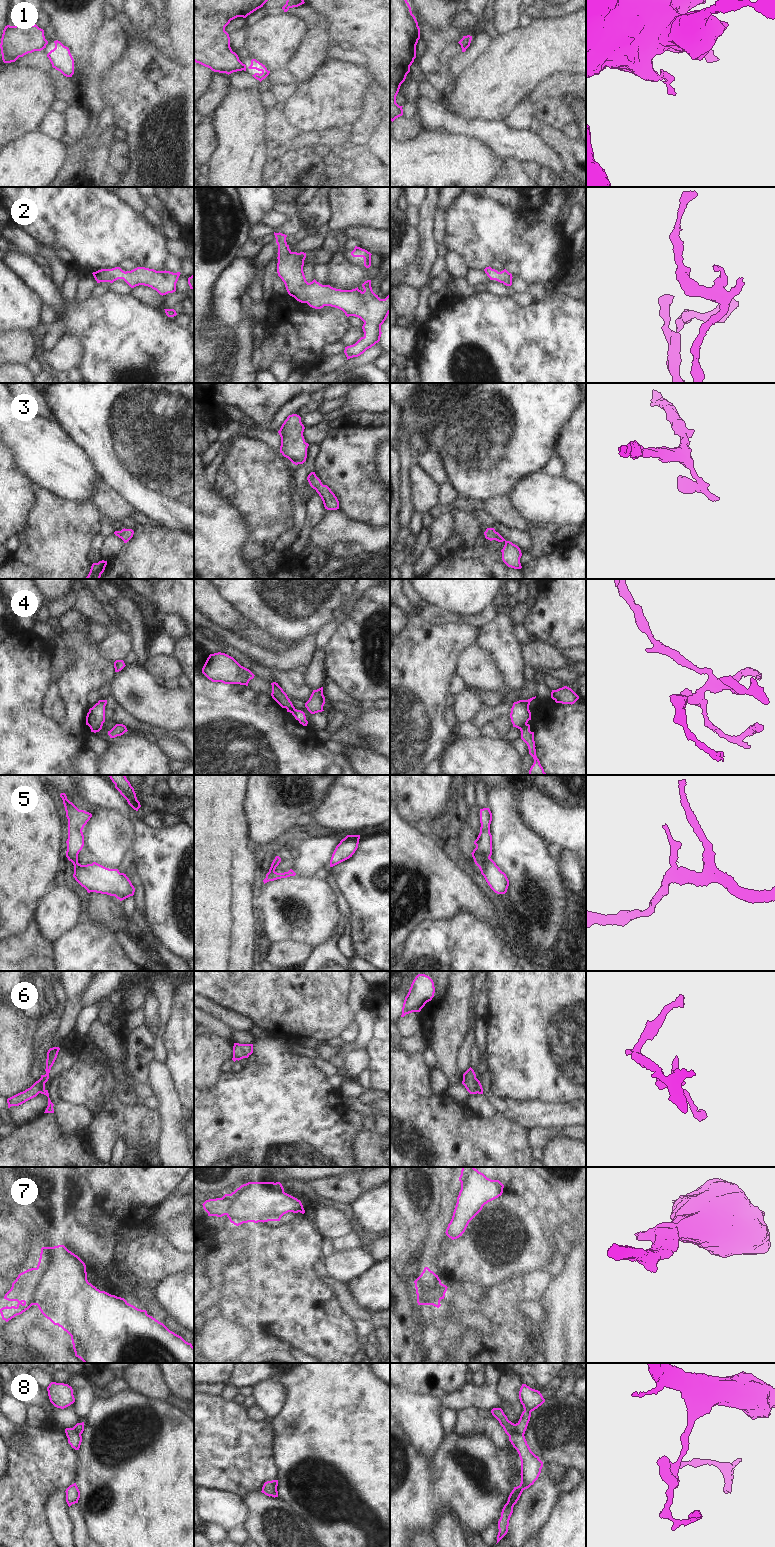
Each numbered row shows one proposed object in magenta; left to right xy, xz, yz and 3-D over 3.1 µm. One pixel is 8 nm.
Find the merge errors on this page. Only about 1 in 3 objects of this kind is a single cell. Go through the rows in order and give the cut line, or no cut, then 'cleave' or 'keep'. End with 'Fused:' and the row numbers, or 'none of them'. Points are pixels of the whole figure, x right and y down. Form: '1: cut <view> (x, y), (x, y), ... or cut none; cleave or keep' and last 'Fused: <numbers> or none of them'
1: cut xz (242, 64), (243, 69); cleave
2: cut none; keep
3: cut none; keep
4: cut yz (526, 723), (520, 729); cleave
5: cut yz (491, 859), (479, 867); cleave
6: cut xy (38, 1080), (40, 1092); cleave
7: cut yz (440, 1282), (429, 1285), (426, 1288), (426, 1299), (422, 1304); cleave
8: cut xz (270, 1481), (275, 1487), (275, 1492), (272, 1495); cleave
Fused: 1, 4, 5, 6, 7, 8

